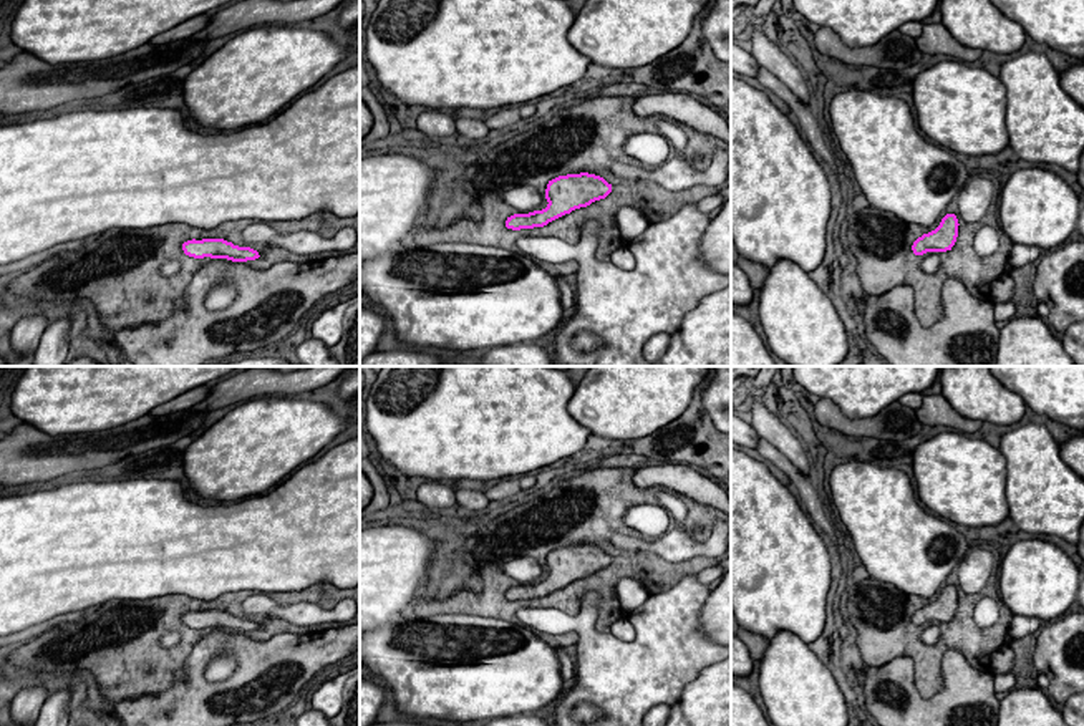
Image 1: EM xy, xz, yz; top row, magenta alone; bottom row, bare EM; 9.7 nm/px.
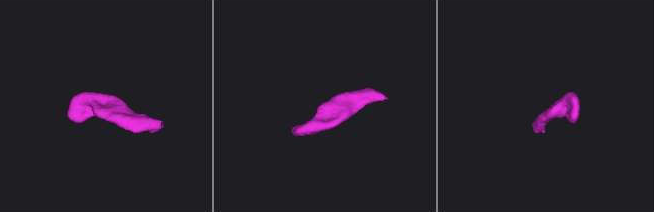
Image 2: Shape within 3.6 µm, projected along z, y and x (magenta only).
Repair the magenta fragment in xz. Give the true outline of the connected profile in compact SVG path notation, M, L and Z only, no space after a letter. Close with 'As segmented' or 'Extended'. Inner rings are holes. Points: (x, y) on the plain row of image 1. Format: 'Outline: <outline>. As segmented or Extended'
Outline: M580 544L559 547L549 552L545 560L547 578L529 585L507 588L506 598L512 602L544 598L549 593L605 570L612 564L612 555L603 549Z. As segmented

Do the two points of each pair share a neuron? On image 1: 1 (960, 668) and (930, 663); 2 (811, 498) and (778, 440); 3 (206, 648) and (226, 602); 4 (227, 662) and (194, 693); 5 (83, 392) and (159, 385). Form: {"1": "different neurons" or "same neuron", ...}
{"1": "different neurons", "2": "different neurons", "3": "different neurons", "4": "different neurons", "5": "same neuron"}

